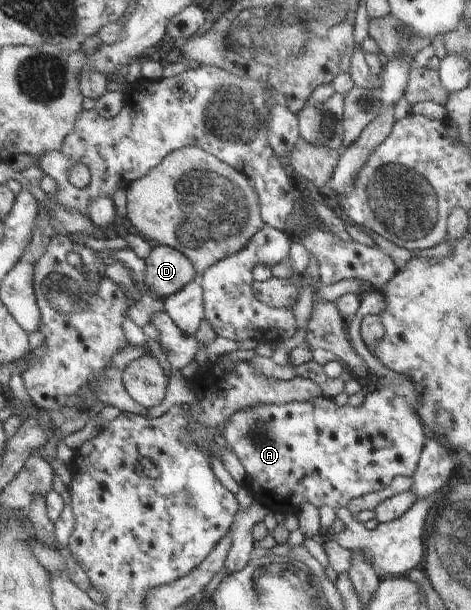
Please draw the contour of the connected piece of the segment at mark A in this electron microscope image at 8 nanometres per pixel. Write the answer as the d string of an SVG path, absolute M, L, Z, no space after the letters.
M375 291L364 294L353 318L346 325L346 337L352 353L360 356L368 372L376 375L380 384L372 393L365 394L361 406L336 406L332 399L315 397L303 402L256 404L234 412L222 428L221 436L244 469L243 485L252 498L268 512L286 514L304 502L316 509L328 506L334 510L346 507L353 498L385 488L397 475L410 477L416 469L426 440L415 410L409 404L417 402L419 395L403 376L386 369L364 347L360 338L360 322L367 315L378 315L384 308L382 297Z

